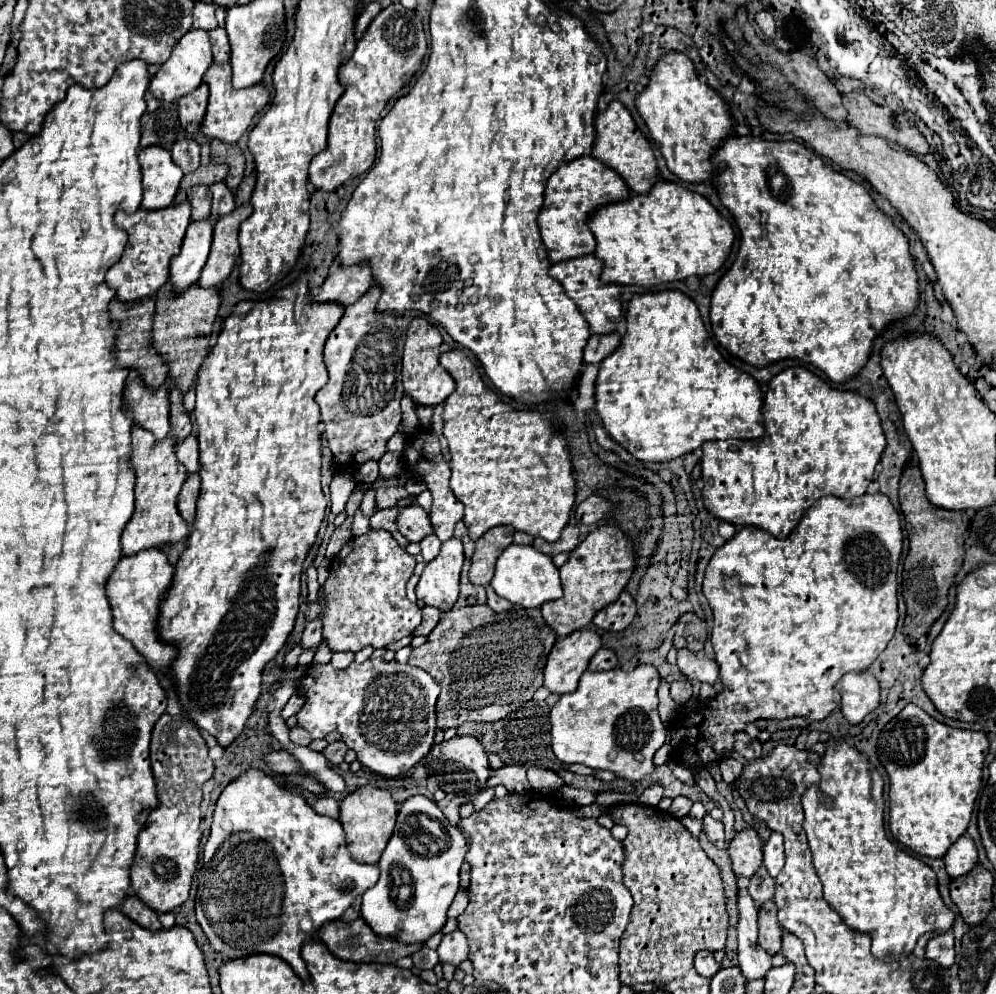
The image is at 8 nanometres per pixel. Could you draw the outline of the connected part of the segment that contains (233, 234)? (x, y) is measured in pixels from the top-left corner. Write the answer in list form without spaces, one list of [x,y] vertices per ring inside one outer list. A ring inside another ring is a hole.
[[[245,203],[245,205],[235,207],[229,215],[221,217],[215,223],[211,255],[201,271],[201,277],[199,277],[201,287],[217,287],[229,277],[235,261],[239,259],[239,241],[237,241],[239,225],[251,213],[253,213],[251,203]]]

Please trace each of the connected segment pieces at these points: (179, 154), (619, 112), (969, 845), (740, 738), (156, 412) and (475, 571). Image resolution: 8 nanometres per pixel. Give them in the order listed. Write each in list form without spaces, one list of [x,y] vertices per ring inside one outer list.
[[[181,139],[173,145],[171,155],[183,173],[195,171],[199,165],[199,143],[193,139]]]
[[[613,101],[605,113],[599,113],[595,119],[597,139],[593,145],[593,157],[605,161],[607,167],[615,169],[633,193],[647,193],[657,183],[657,159],[651,149],[651,143],[639,131],[637,123],[633,121],[629,109],[621,101]]]
[[[965,833],[961,839],[957,839],[957,843],[953,843],[953,847],[949,847],[943,861],[951,879],[957,879],[965,875],[965,871],[971,871],[977,865],[977,847],[973,839]]]
[[[737,733],[735,735],[735,751],[743,755],[747,761],[759,759],[761,757],[761,743],[753,741],[747,733]]]
[[[141,377],[129,383],[125,391],[125,405],[133,409],[133,419],[155,437],[169,433],[169,391],[165,385],[149,389]]]
[[[501,525],[489,529],[477,541],[477,549],[471,557],[471,569],[469,569],[469,581],[473,585],[487,585],[493,579],[495,561],[503,553],[503,549],[513,543],[513,533],[515,533],[513,527]]]

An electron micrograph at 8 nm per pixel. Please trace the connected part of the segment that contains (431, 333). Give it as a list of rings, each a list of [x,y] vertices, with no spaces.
[[[423,317],[413,319],[411,325],[407,327],[407,339],[403,351],[403,387],[405,387],[405,395],[409,395],[417,405],[431,405],[431,407],[439,405],[455,391],[453,377],[439,365],[441,343],[443,339],[437,327],[425,321]]]

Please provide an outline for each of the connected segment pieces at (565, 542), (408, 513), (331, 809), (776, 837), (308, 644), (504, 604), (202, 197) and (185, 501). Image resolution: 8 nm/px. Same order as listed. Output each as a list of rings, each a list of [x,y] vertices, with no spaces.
[[[567,525],[563,531],[561,531],[561,537],[555,541],[555,543],[549,543],[545,539],[539,539],[535,537],[533,539],[533,547],[539,549],[541,553],[545,555],[551,555],[555,557],[557,553],[567,553],[567,551],[573,551],[579,543],[579,529],[573,527],[573,525]]]
[[[421,505],[405,507],[397,519],[397,527],[407,541],[415,541],[415,543],[419,543],[423,537],[433,533],[429,513]]]
[[[323,795],[319,797],[315,803],[313,803],[313,809],[319,813],[319,815],[327,815],[327,817],[333,817],[333,819],[339,819],[339,805],[333,797],[329,795]]]
[[[773,833],[769,837],[769,841],[765,843],[763,847],[763,853],[765,853],[765,867],[769,871],[771,877],[777,877],[785,865],[785,849],[783,849],[783,835],[781,833]]]
[[[315,619],[313,623],[307,623],[307,627],[305,627],[301,647],[317,651],[319,645],[321,645],[321,623],[317,623],[317,619]]]
[[[487,587],[485,591],[487,591],[487,605],[489,605],[493,611],[497,611],[497,613],[499,613],[499,611],[505,611],[505,609],[509,609],[509,607],[511,607],[511,603],[509,603],[509,601],[505,601],[503,597],[499,597],[493,589],[489,589],[489,587]]]
[[[195,185],[187,191],[179,191],[177,201],[189,201],[193,207],[191,219],[193,221],[201,221],[205,217],[211,215],[211,195],[209,195],[209,187],[205,185]]]
[[[191,473],[187,477],[181,493],[179,493],[179,513],[189,527],[193,527],[193,521],[195,521],[195,505],[197,505],[197,497],[199,497],[199,483],[201,483],[199,475]]]

